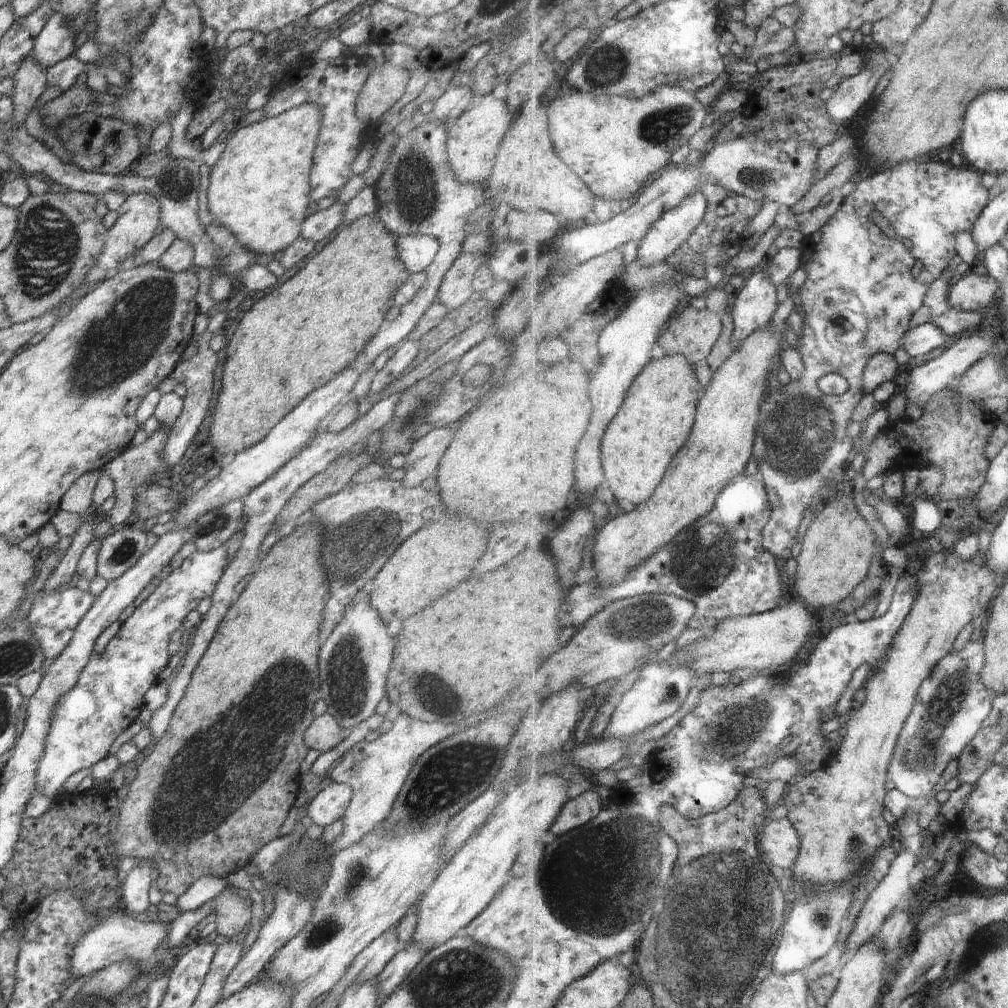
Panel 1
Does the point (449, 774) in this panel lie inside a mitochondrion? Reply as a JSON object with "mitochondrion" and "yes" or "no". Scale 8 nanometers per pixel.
{"mitochondrion":"yes"}

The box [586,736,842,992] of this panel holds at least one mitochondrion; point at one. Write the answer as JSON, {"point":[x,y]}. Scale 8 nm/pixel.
{"point":[671,927]}

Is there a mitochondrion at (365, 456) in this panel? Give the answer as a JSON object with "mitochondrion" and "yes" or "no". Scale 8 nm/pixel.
{"mitochondrion":"no"}

